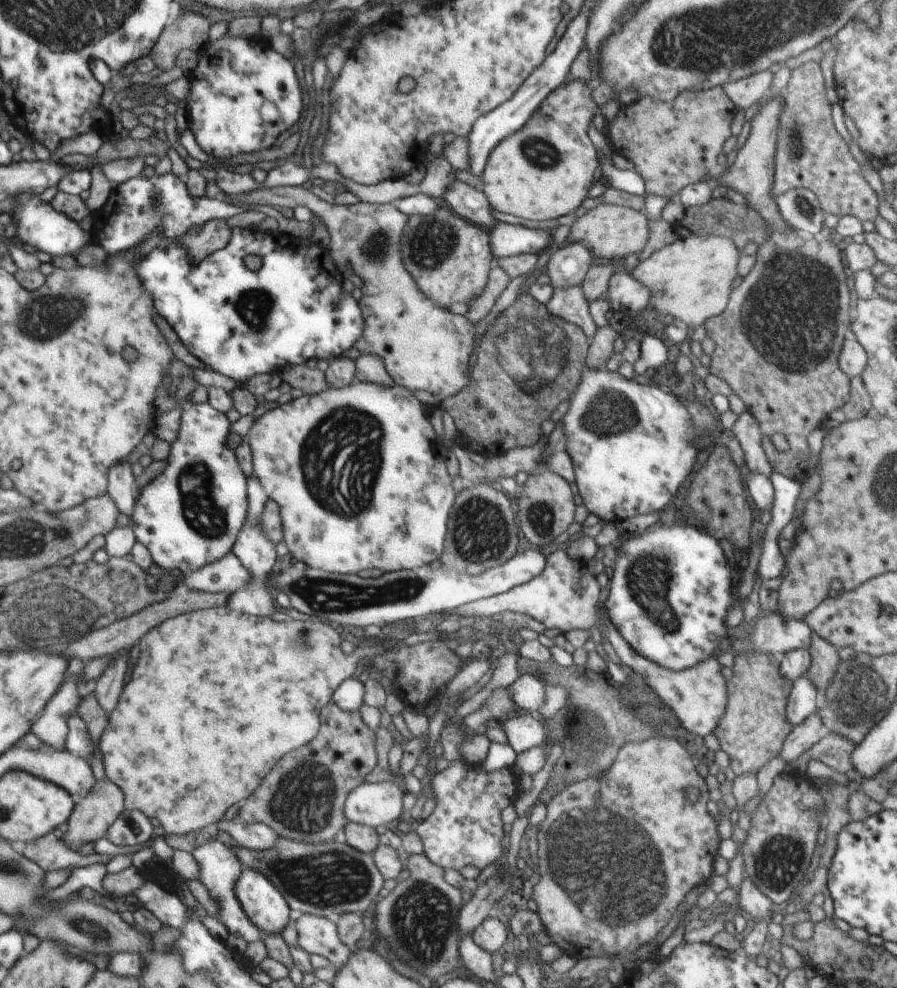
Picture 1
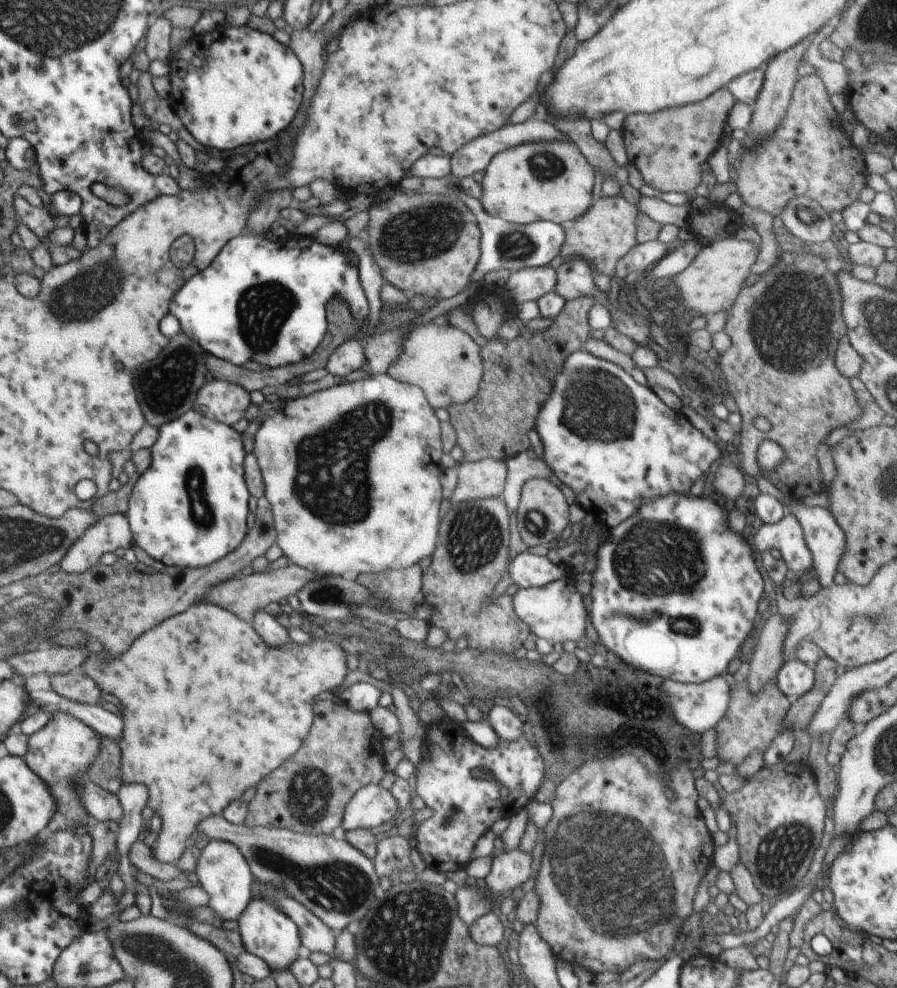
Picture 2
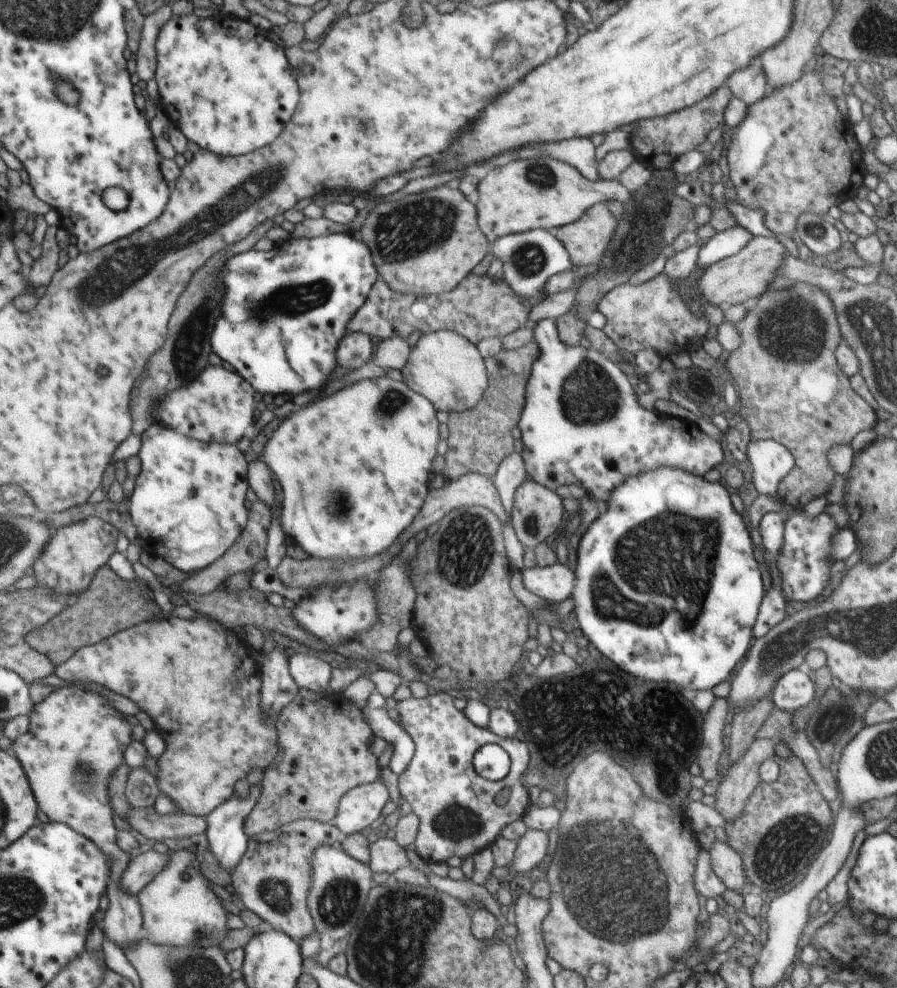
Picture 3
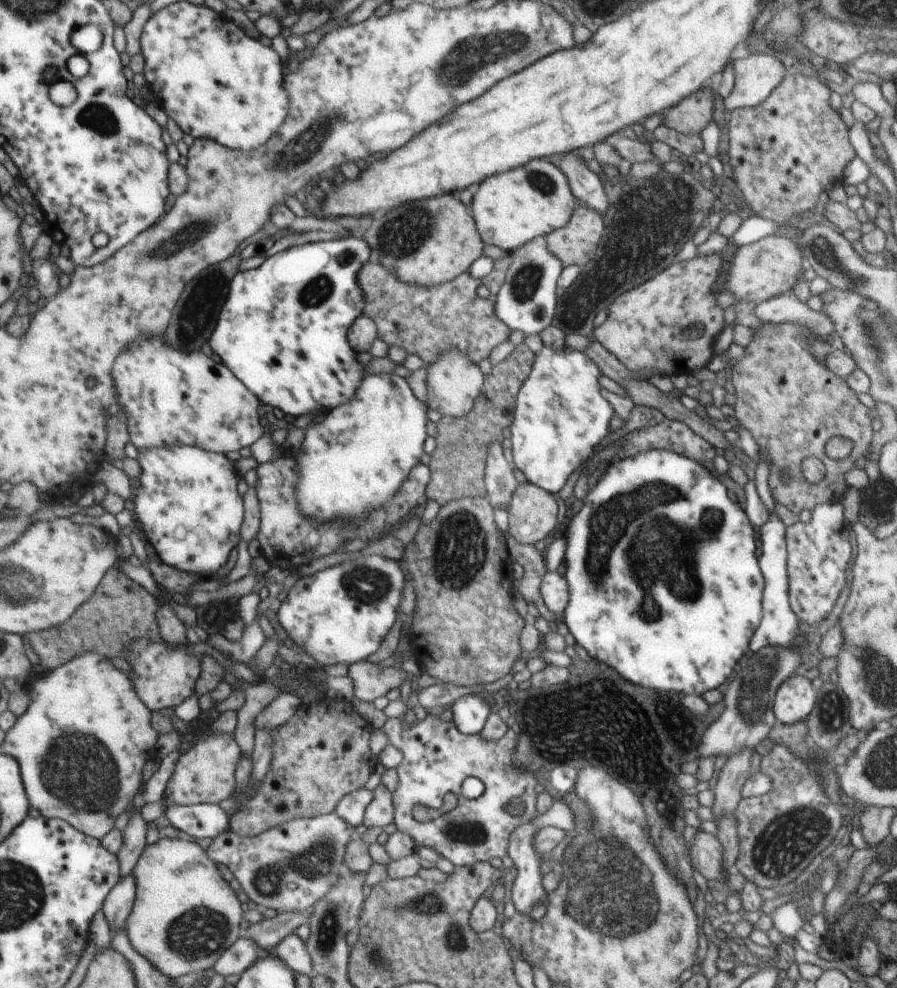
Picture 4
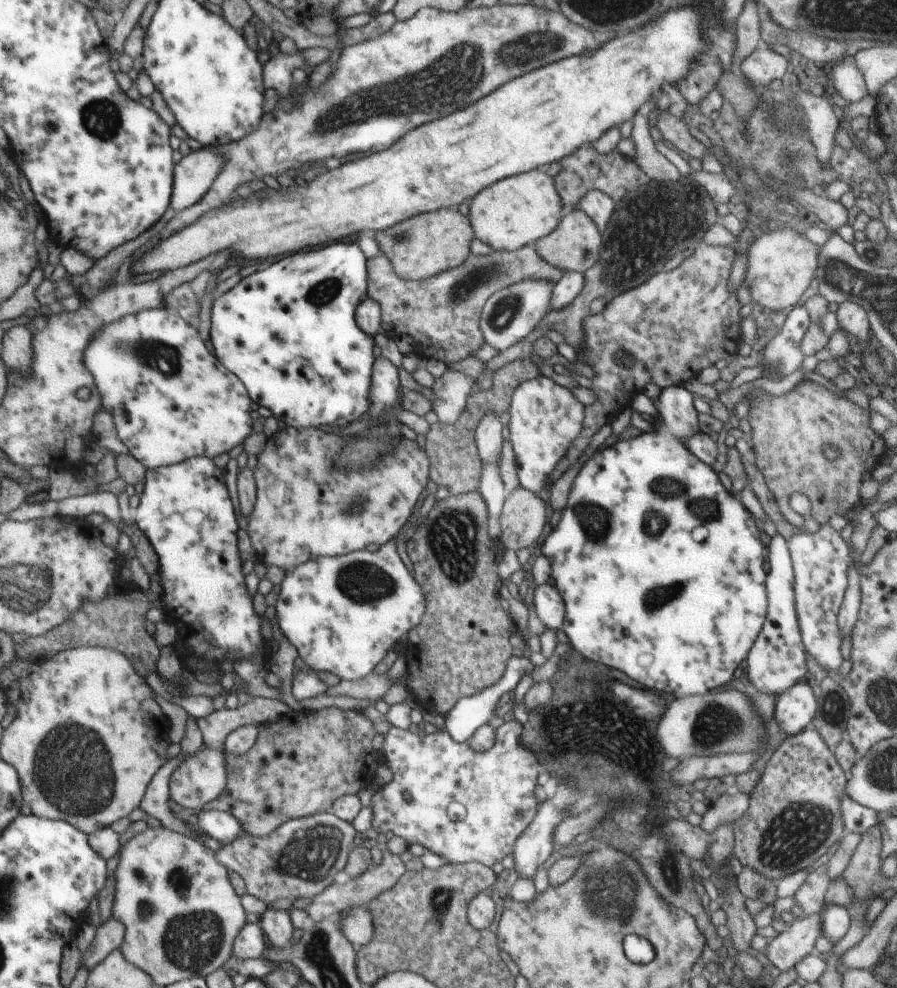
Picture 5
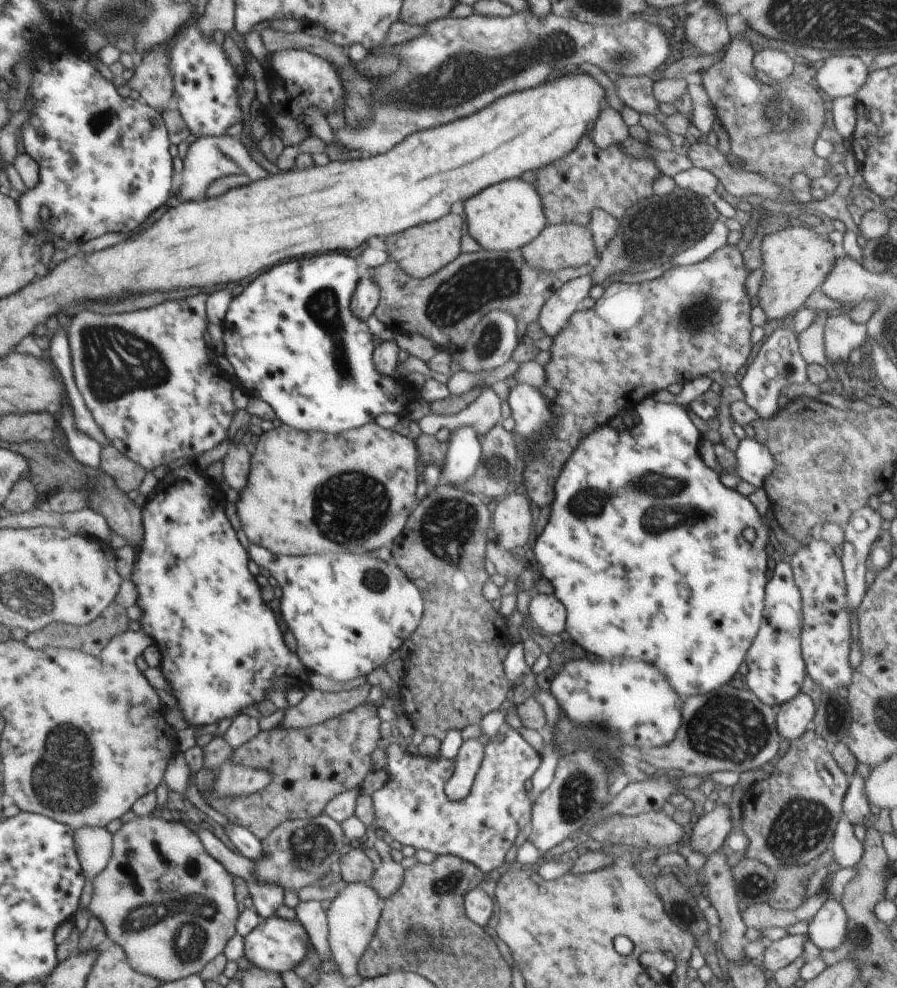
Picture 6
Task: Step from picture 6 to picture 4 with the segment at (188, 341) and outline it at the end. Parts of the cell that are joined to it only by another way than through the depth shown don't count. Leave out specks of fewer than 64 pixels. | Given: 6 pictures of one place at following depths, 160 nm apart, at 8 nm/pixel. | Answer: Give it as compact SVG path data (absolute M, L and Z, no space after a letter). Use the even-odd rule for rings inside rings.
M162 336L140 340L136 348L128 348L128 352L120 356L120 364L116 364L116 388L120 388L120 409L126 415L129 442L137 449L177 445L226 455L250 447L268 430L260 424L258 397L224 363L214 362L201 350L180 350Z

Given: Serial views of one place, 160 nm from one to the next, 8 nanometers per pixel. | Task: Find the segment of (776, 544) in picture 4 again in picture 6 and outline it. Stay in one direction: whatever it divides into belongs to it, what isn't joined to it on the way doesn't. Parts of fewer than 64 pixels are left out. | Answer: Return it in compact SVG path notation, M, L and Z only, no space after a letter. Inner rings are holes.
M781 558L765 587L763 623L745 658L748 674L743 678L749 689L763 704L778 706L801 693L806 666L801 654L802 602L791 564Z

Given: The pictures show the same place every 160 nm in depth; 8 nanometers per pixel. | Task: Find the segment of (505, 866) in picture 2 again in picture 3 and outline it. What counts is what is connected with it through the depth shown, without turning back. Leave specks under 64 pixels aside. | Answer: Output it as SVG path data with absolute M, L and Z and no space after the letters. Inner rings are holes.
M528 829L518 843L509 873L514 876L527 874L545 858L548 850L548 834L542 830Z

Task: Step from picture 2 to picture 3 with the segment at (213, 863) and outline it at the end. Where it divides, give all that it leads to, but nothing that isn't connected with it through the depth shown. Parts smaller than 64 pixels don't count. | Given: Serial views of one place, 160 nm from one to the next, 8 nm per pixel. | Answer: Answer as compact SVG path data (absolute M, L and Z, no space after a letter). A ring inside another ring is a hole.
M261 784L252 785L249 793L245 797L232 795L225 800L220 806L217 806L210 814L207 814L207 827L205 834L209 843L209 850L217 858L221 867L231 874L231 870L238 864L247 849L247 834L243 831L244 819L253 811L257 804L257 800L263 791Z

